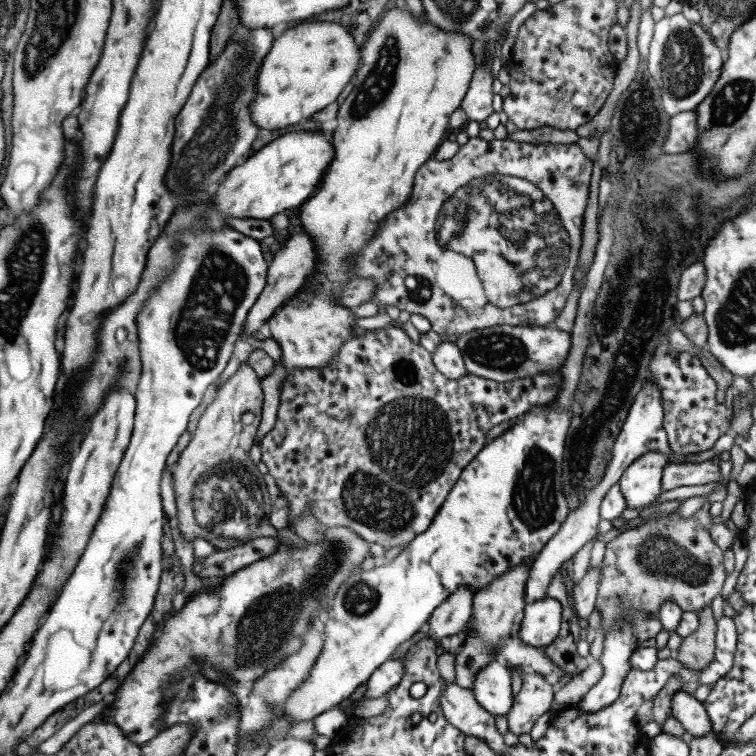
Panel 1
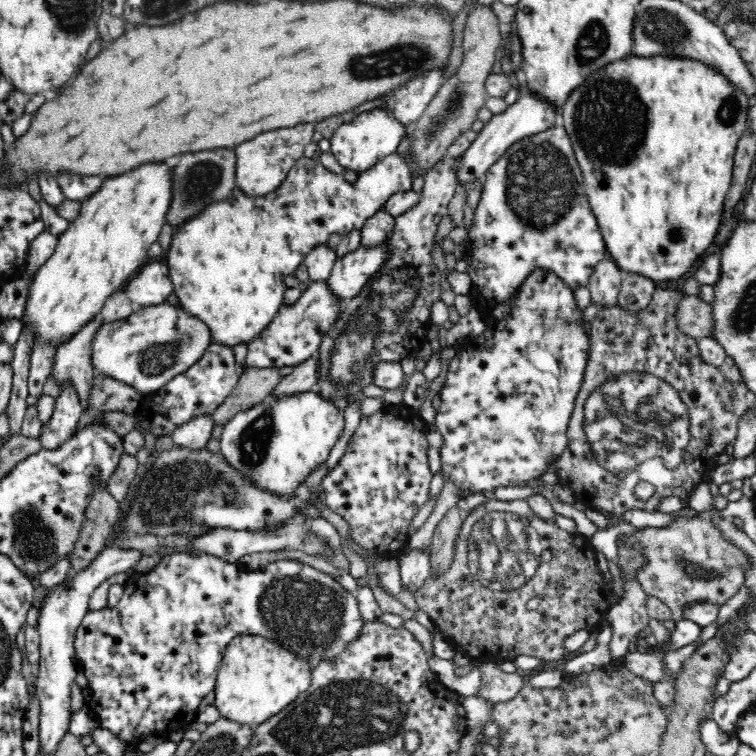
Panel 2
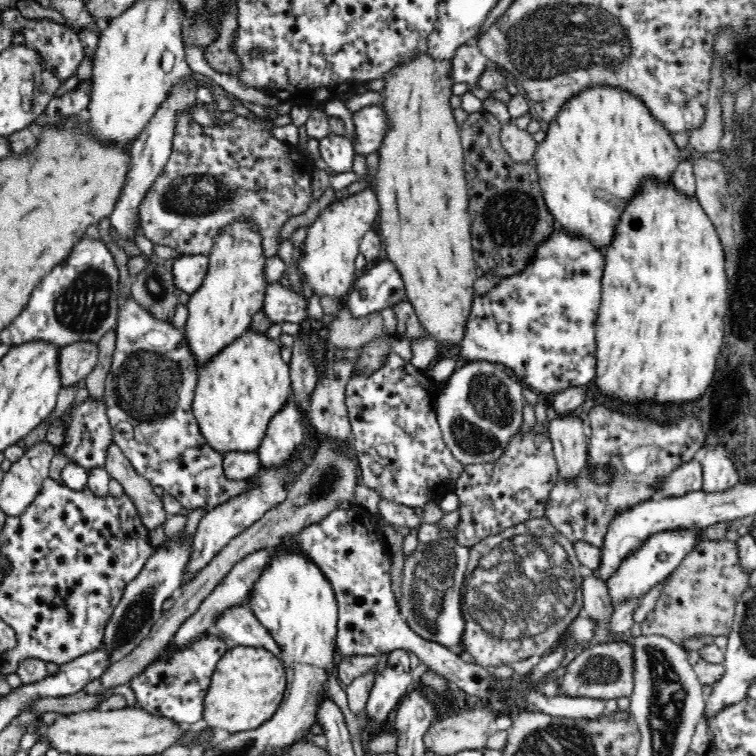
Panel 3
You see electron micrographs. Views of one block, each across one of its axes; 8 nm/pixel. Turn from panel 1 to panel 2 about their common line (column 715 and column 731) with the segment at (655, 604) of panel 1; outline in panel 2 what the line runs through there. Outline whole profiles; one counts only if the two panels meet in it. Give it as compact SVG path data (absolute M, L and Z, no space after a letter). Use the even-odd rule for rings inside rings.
M678 519L664 528L640 529L636 532L641 542L645 563L638 570L638 580L648 596L661 598L672 609L673 618L679 621L681 610L690 601L706 600L715 605L726 602L743 586L743 570L750 564L746 555L734 546L724 542L719 530L712 522L702 519Z

